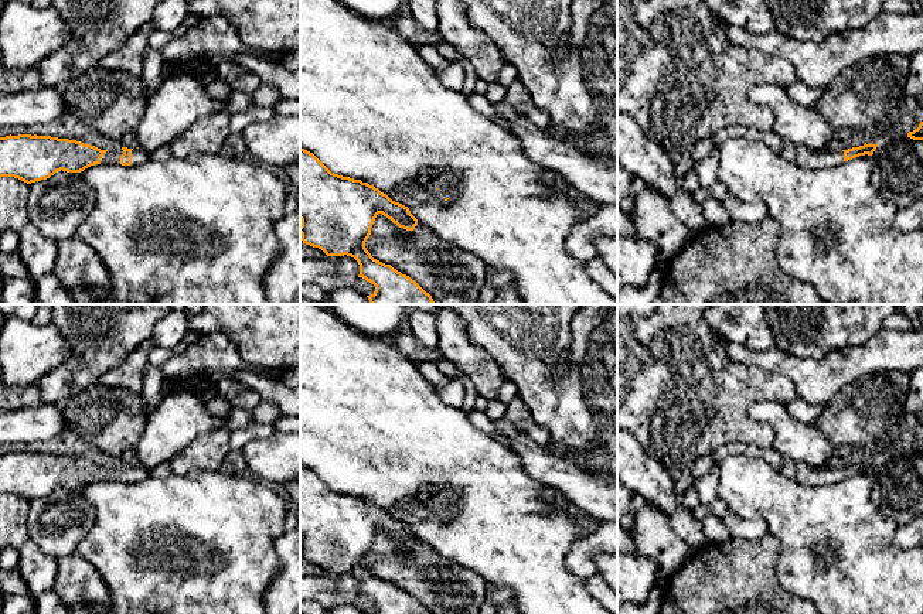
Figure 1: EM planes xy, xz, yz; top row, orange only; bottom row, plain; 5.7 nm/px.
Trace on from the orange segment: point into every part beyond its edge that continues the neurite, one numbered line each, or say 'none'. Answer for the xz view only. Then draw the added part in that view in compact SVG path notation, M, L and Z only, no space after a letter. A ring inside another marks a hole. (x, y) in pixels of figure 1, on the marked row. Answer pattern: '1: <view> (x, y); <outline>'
1: xz (448, 184); M443 174L430 181L428 185L428 194L432 198L445 201L453 199L457 195L460 178L456 174Z

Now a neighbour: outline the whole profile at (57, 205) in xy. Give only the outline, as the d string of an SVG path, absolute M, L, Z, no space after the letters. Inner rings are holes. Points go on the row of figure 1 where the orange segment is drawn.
M57 171L47 180L28 184L27 212L30 224L54 241L76 235L79 225L95 207L95 192L78 173Z

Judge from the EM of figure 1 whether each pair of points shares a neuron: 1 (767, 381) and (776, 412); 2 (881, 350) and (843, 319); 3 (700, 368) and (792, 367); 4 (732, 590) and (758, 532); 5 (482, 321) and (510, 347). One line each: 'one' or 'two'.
1: two
2: two
3: two
4: two
5: one

